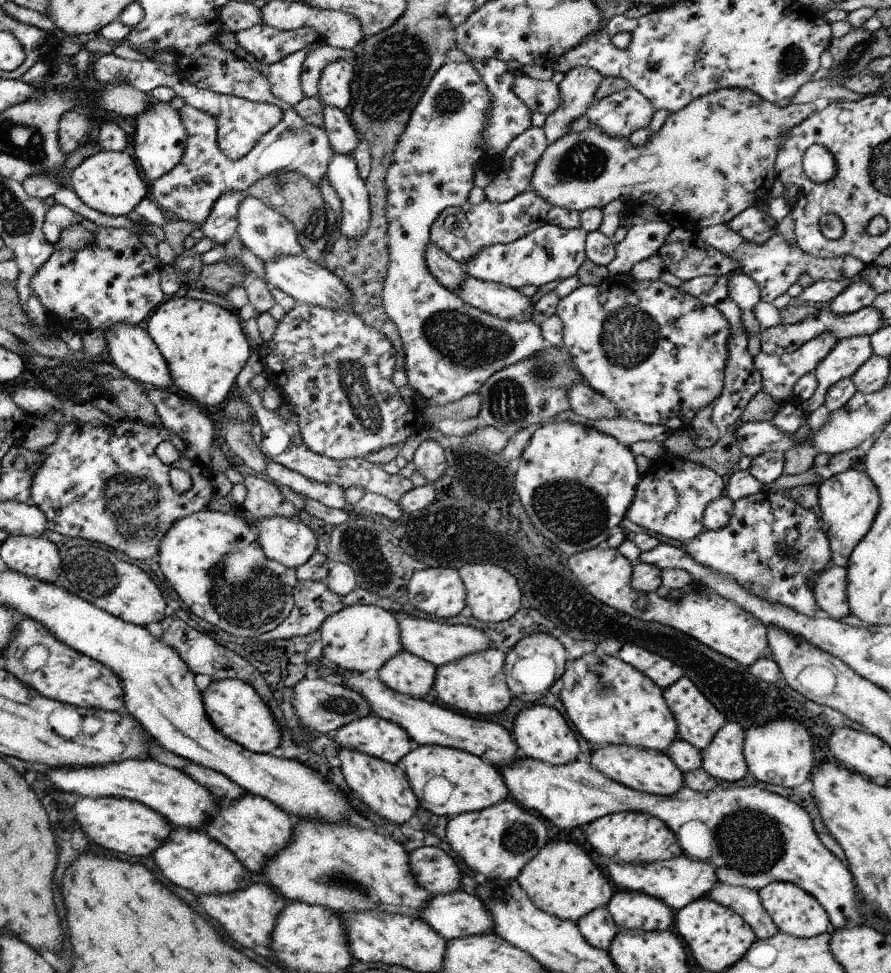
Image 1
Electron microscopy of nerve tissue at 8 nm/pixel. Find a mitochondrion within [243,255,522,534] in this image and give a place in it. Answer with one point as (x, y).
(461, 340)

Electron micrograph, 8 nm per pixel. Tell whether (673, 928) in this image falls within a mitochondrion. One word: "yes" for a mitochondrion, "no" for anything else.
no

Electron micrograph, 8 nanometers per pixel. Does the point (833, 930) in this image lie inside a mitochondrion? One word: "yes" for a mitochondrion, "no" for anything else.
no

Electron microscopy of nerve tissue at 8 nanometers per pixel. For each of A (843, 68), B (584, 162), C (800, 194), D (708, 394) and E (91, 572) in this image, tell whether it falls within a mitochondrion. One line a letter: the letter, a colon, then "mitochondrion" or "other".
A: mitochondrion
B: mitochondrion
C: other
D: other
E: mitochondrion

